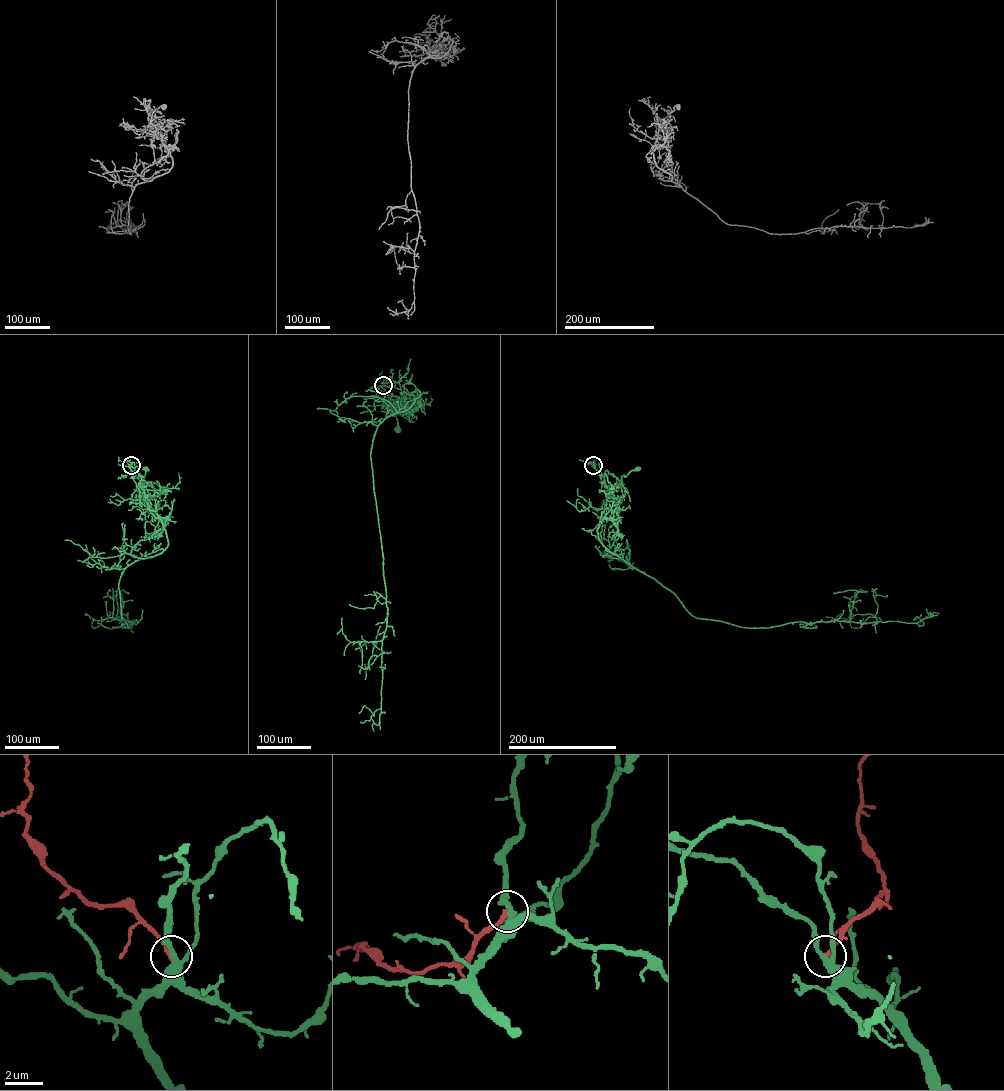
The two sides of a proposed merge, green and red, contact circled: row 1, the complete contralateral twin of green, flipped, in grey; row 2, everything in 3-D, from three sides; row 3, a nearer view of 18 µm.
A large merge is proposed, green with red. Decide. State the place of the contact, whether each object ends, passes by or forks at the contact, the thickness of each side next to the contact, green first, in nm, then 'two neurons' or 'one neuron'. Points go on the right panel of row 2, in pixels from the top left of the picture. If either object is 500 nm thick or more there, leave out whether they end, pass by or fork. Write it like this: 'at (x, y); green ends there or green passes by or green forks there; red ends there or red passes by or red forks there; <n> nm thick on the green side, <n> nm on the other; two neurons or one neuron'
at (593, 465); green forks there; red ends there; 280 nm thick on the green side, 240 nm on the other; two neurons

